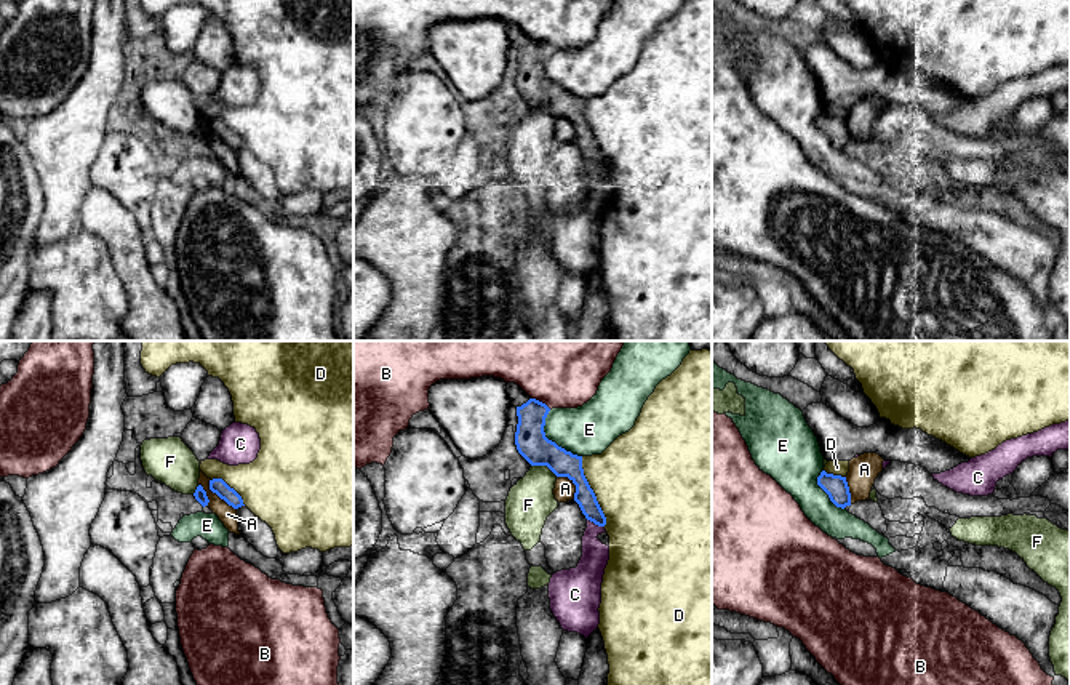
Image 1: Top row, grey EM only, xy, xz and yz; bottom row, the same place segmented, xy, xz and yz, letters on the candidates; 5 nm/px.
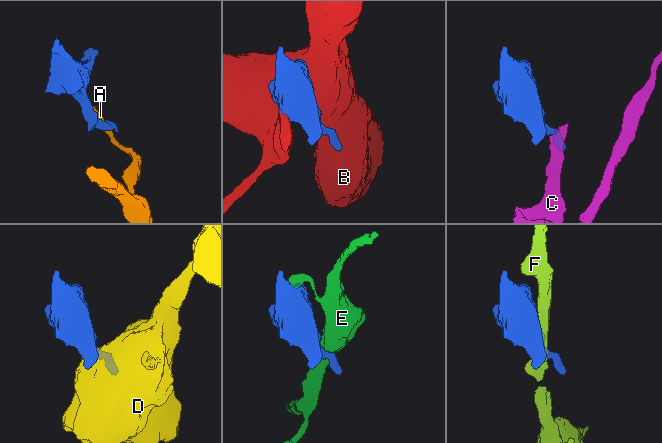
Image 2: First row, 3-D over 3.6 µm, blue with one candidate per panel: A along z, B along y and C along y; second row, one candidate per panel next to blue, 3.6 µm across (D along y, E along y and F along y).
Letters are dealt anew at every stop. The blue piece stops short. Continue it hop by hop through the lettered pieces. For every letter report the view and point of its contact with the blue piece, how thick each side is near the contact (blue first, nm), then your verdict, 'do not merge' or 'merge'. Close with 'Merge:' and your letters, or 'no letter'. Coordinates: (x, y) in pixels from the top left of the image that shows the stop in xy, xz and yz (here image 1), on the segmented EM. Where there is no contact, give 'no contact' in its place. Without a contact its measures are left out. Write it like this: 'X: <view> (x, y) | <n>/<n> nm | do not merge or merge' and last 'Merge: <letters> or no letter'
A: xy (218, 495) | 80/90 nm | do not merge
B: xz (541, 402) | 160/500 nm | do not merge
C: xz (595, 524) | 100/140 nm | do not merge
D: xz (592, 492) | 140/480 nm | do not merge
E: xz (550, 440) | 160/260 nm | do not merge
F: xz (544, 464) | 160/220 nm | do not merge
Merge: no letter

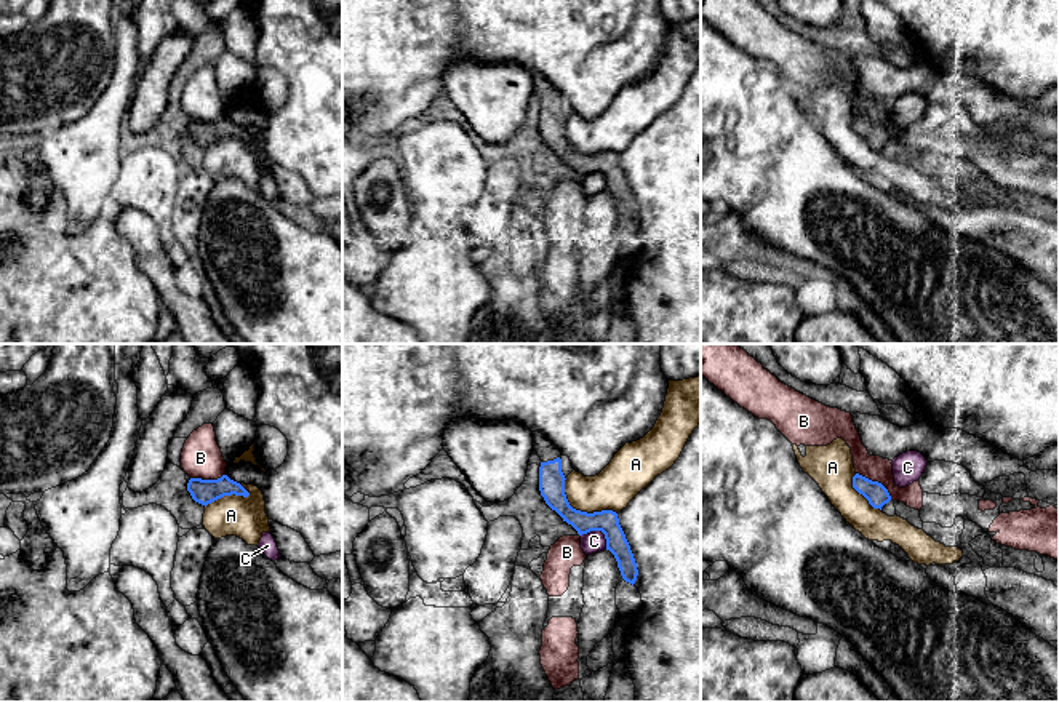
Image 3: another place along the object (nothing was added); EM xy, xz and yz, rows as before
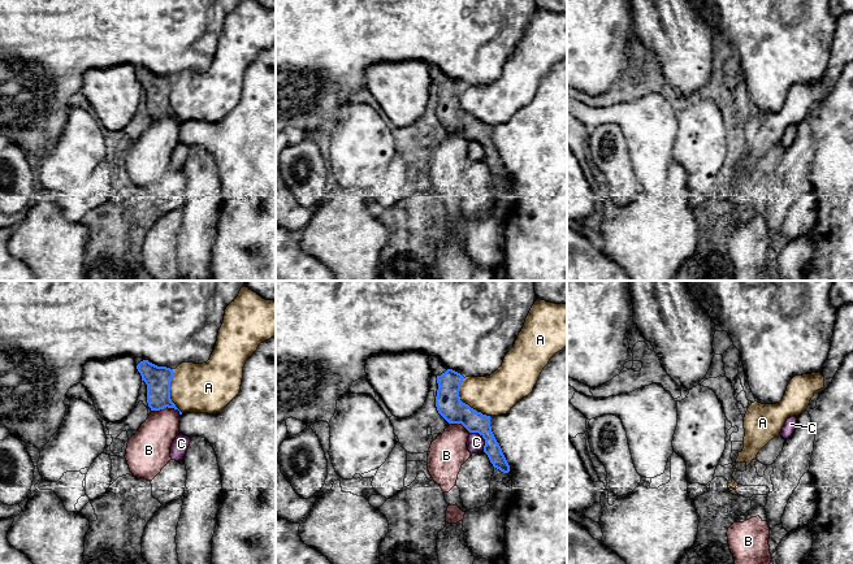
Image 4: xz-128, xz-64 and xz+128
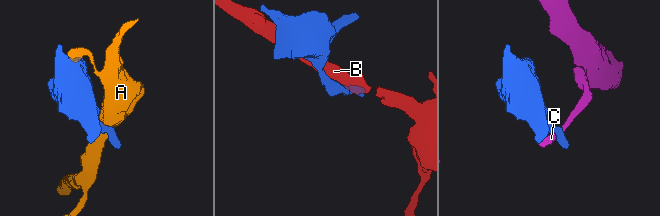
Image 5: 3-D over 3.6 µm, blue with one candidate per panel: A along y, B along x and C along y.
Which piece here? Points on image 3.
A: xz (579, 510) | 130/220 nm | do not merge
B: yz (877, 482) | 110/130 nm | do not merge
C: xz (600, 530) | 120/110 nm | do not merge
Merge: no letter

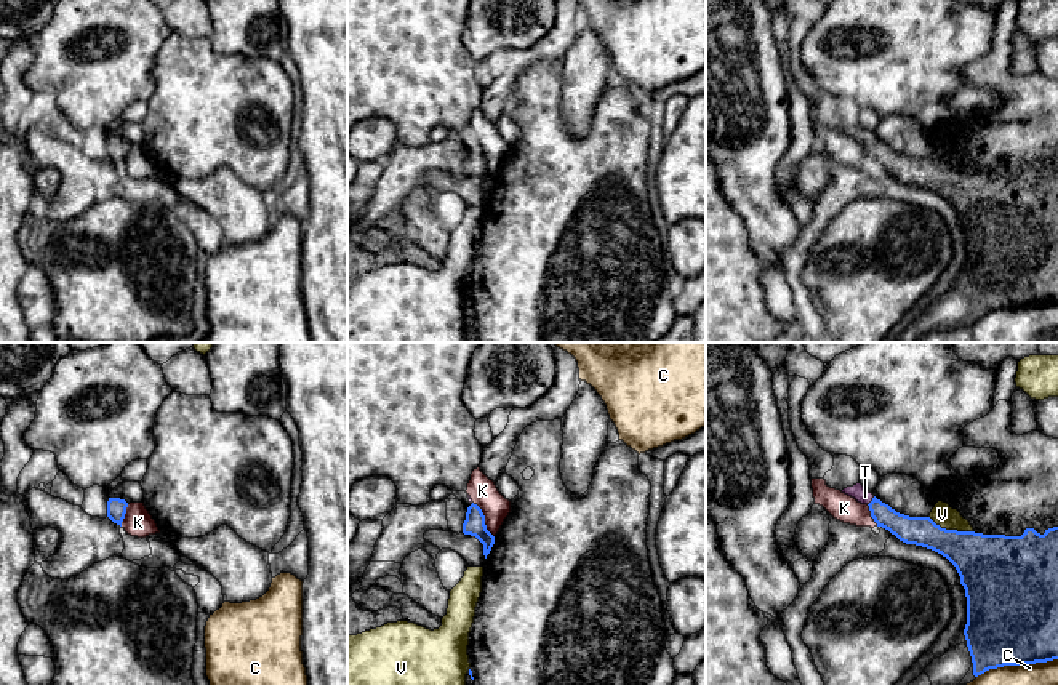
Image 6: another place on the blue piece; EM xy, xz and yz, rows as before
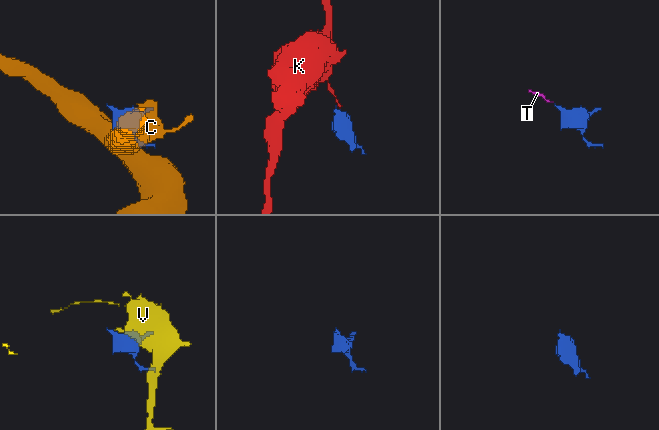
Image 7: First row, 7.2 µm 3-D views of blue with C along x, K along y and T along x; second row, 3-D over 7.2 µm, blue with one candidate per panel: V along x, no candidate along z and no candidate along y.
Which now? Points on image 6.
C: yz (1017, 664) | 460/110 nm | do not merge
K: xz (484, 519) | 110/140 nm | do not merge
T: yz (871, 501) | 140/80 nm | merge
V: yz (951, 530) | 300/110 nm | do not merge
Merge: T

